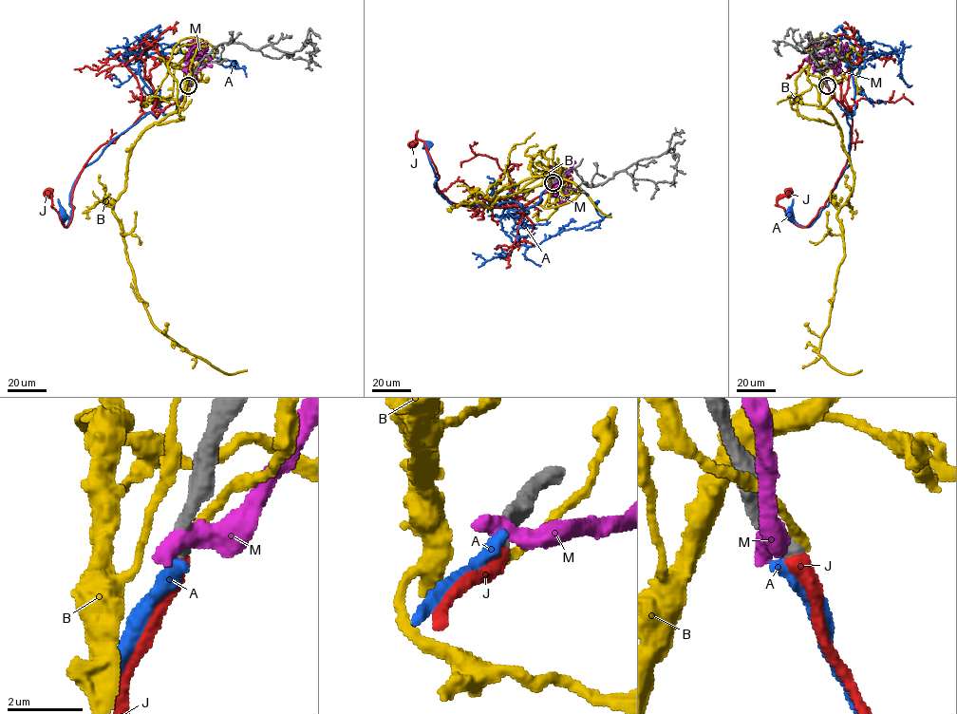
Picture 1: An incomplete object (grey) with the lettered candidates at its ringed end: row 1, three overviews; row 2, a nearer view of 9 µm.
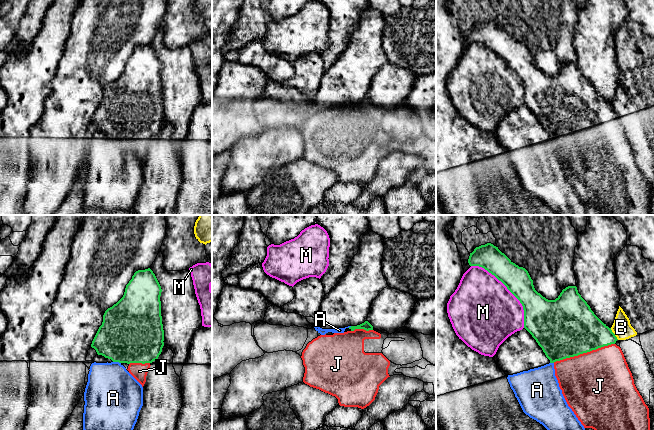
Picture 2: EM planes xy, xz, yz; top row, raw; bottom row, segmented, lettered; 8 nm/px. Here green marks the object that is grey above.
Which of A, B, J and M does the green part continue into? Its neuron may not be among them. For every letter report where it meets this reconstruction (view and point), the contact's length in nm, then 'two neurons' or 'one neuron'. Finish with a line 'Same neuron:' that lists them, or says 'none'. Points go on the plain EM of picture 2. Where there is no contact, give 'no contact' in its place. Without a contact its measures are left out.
A: xy (117, 137) | 70 nm | two neurons
B: yz (614, 110) | 120 nm | two neurons
J: yz (583, 128) | 500 nm | one neuron
M: yz (508, 65) | 650 nm | two neurons
Same neuron: J

